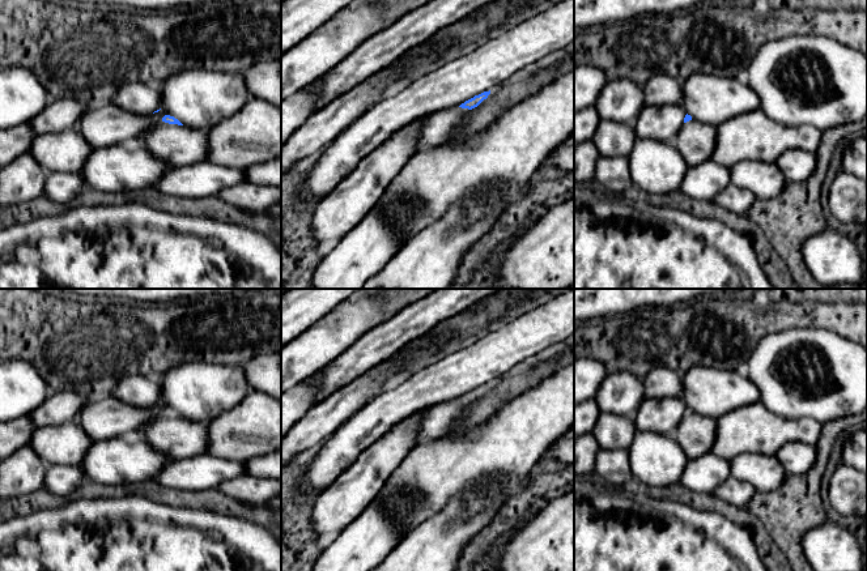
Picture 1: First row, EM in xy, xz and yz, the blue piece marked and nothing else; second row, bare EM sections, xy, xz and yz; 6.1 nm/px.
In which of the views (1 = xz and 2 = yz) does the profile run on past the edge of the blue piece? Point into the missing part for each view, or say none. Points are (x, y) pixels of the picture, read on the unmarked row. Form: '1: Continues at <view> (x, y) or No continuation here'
1: No continuation here
2: Continues at yz (696, 434)

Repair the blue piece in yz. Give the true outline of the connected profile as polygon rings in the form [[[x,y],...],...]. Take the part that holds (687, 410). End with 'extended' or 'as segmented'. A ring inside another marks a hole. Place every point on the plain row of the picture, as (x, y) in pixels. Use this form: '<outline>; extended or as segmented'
[[[687,406],[684,418],[673,436],[680,443],[688,460],[692,460],[711,452],[715,442],[715,427],[717,421],[714,418],[693,413],[692,409]]]; extended

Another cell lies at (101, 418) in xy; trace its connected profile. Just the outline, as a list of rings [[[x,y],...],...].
[[[114,396],[89,399],[78,413],[77,422],[93,440],[136,435],[144,425],[166,408],[165,404],[150,408],[127,405]]]

